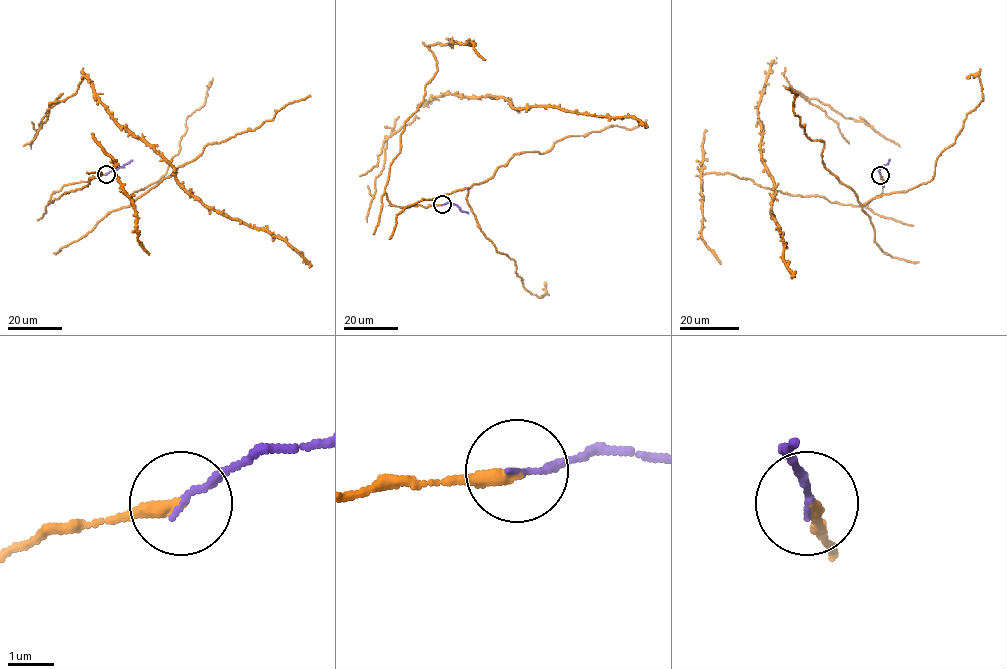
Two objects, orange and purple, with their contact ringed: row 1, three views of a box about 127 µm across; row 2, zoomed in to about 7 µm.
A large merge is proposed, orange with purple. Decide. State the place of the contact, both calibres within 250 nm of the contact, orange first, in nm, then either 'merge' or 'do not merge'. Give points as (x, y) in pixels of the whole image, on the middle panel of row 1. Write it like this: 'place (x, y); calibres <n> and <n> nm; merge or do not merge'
place (442, 204); calibres 320 and 150 nm; merge

